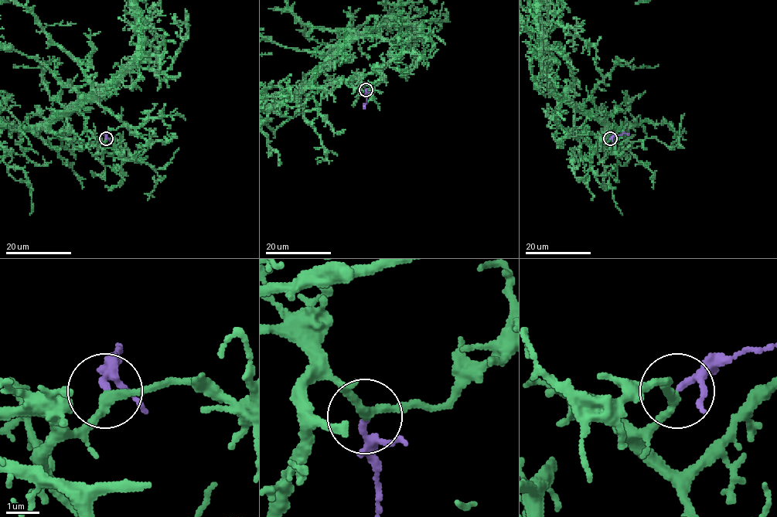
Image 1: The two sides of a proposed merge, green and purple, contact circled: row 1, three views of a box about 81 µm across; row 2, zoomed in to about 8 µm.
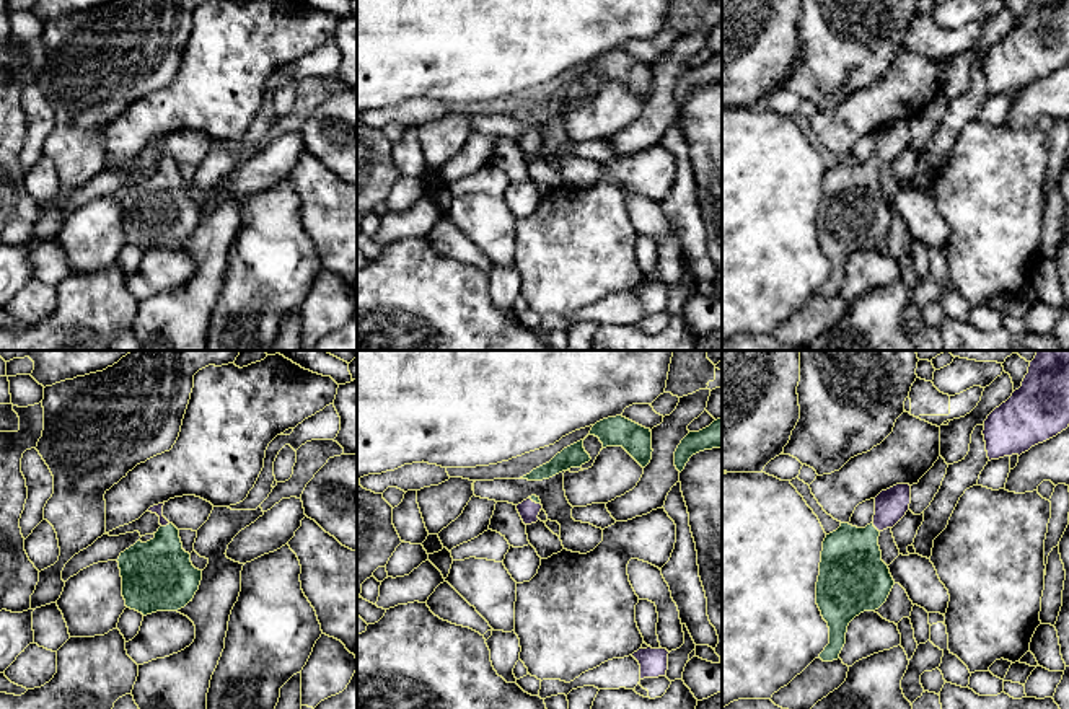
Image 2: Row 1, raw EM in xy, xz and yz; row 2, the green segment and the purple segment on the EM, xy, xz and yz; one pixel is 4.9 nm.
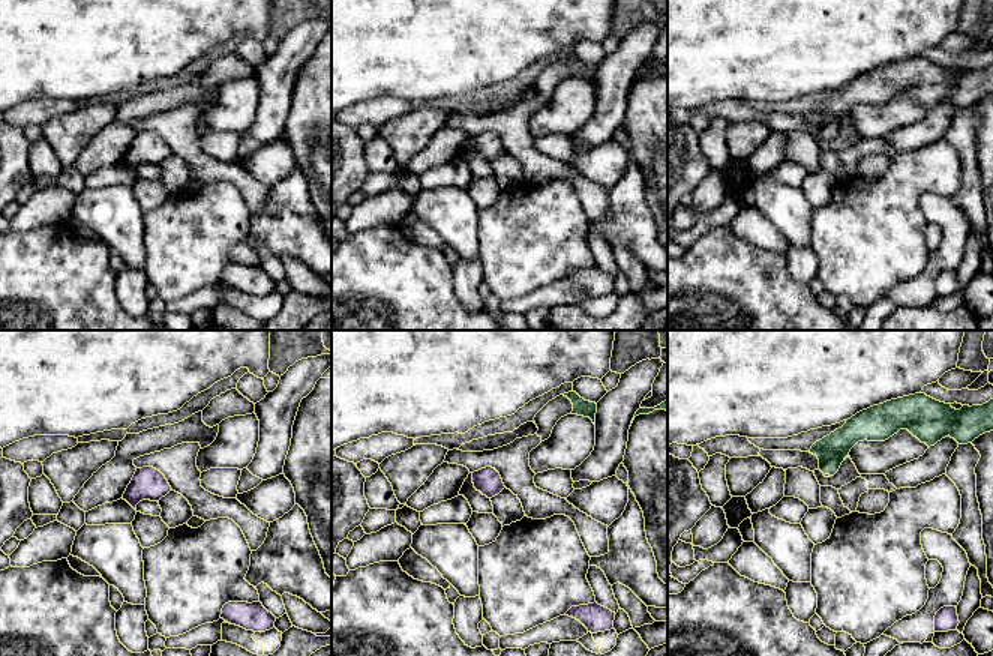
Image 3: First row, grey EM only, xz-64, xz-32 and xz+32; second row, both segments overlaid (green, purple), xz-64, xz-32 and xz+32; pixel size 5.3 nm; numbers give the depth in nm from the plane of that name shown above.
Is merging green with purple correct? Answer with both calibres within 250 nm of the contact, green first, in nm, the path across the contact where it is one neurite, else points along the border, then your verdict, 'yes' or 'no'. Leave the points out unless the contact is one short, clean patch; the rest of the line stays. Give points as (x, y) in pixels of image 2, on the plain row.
320 nm thick on the green side, 160 nm on the other; runs through yz (851, 206), (853, 188), (874, 162), (888, 147), (890, 140); yes

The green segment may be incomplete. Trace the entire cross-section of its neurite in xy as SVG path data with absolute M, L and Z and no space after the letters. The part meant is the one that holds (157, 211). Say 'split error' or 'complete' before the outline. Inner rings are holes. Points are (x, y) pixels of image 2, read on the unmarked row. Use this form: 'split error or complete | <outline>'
split error | M163 140L148 143L160 152L155 173L137 176L117 194L125 241L143 251L184 243L202 215L202 205L192 200L191 189L183 184L179 165L163 152Z

